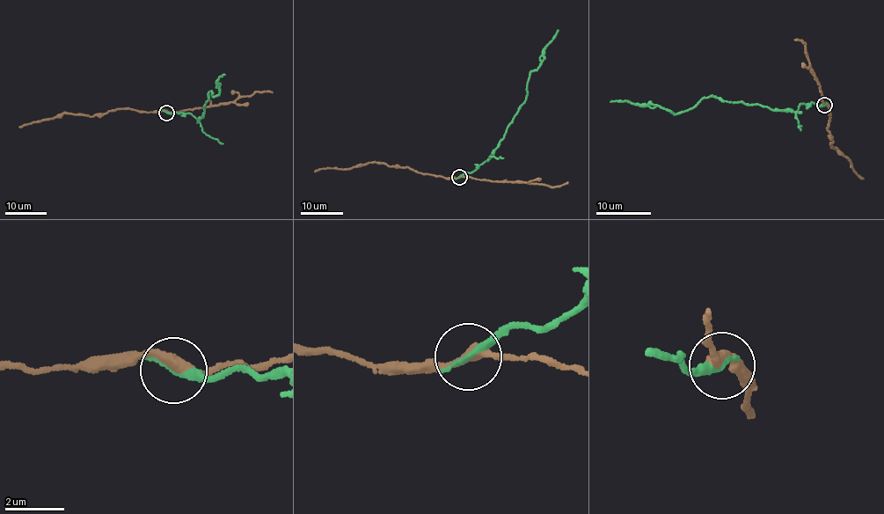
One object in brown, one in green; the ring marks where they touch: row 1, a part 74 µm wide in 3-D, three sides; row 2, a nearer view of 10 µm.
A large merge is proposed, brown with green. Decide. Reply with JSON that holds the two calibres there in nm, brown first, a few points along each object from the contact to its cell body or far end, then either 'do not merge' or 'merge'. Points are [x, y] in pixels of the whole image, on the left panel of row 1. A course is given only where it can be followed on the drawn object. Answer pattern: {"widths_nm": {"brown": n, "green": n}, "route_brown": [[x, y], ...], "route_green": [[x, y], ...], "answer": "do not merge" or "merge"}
{"widths_nm": {"brown": 340, "green": 170}, "route_brown": [[166, 112], [125, 109], [91, 116], [57, 113], [19, 127]], "route_green": [[166, 112], [192, 114], [197, 121], [204, 111], [208, 91], [218, 95], [220, 87], [215, 81], [225, 74]], "answer": "do not merge"}

